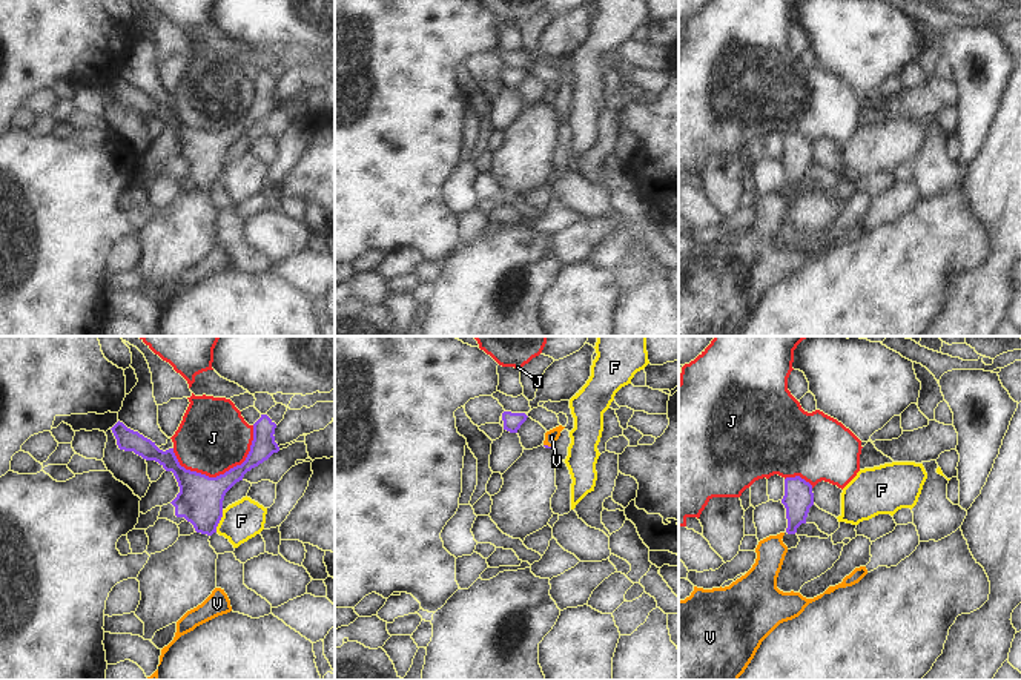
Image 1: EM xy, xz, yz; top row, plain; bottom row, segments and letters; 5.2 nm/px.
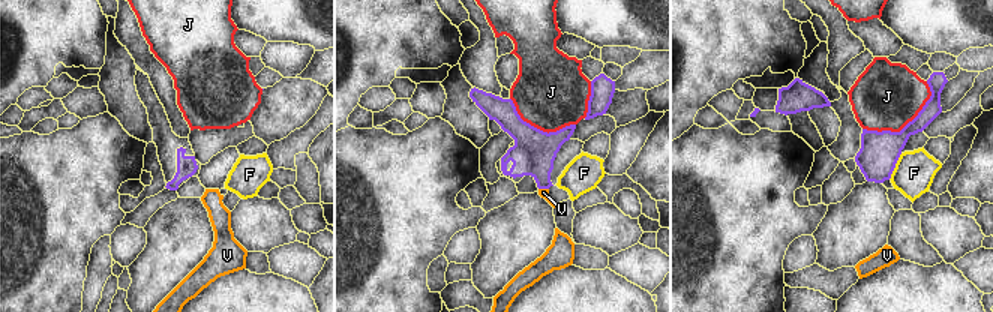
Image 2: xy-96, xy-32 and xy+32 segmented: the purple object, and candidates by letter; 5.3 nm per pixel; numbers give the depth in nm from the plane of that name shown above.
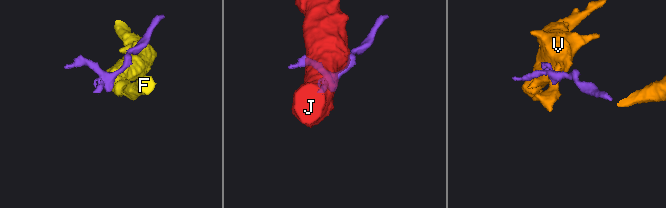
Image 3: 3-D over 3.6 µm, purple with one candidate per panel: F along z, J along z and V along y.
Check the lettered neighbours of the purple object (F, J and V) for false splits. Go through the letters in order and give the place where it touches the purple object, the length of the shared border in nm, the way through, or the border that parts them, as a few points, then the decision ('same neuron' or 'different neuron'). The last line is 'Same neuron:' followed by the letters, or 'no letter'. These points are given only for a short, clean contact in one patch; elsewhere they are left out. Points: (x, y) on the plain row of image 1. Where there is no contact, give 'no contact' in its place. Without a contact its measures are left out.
F: xy (220, 175) | 130 nm | along xy (223, 166), (215, 188) | different neuron
J: xy (224, 129) | 460 nm | different neuron
V: xz (547, 102) | 60 nm | across xz (544, 102), (547, 102), (551, 92) | same neuron
Same neuron: V

